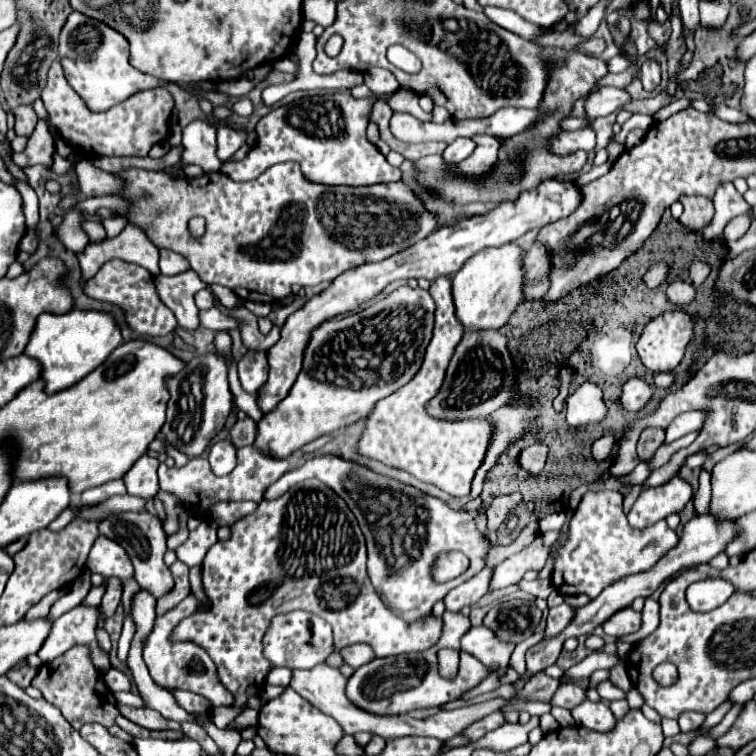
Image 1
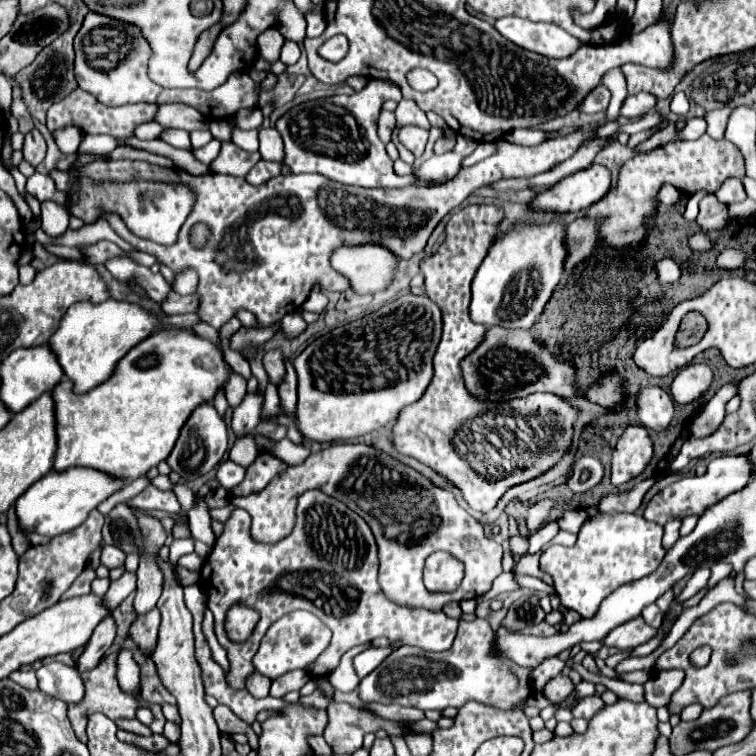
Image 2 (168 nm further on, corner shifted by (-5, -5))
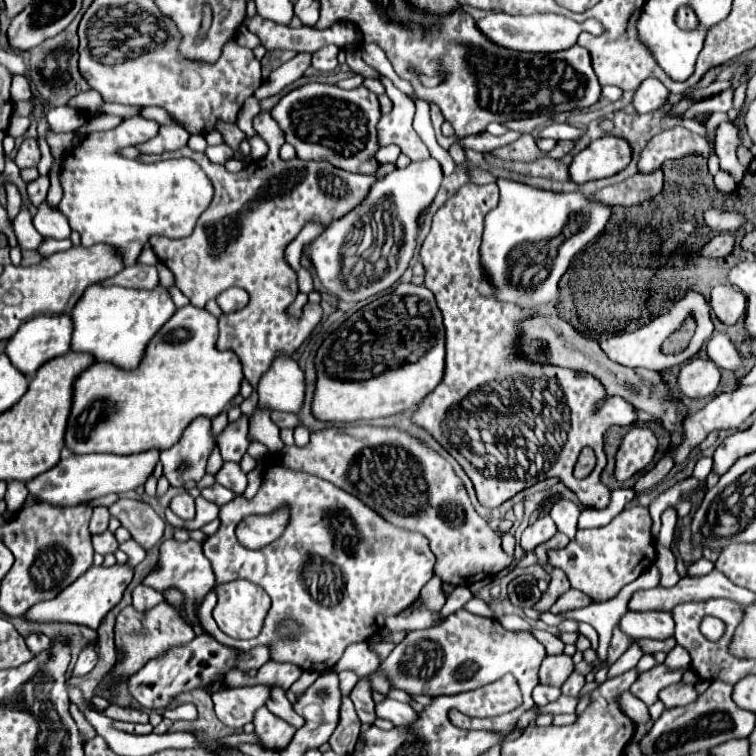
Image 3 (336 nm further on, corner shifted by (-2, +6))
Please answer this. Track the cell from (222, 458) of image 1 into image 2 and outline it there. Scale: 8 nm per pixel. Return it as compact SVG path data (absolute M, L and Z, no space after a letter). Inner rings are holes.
M223 460L219 466L217 466L217 476L215 480L225 488L225 490L231 490L235 486L239 486L245 478L245 468L231 462L231 460Z

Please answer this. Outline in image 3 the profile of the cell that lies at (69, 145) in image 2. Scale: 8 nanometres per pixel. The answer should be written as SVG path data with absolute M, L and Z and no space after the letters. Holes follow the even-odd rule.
M66 105L50 109L46 119L48 119L48 125L54 133L74 133L86 123L84 113L80 113L78 109L66 107Z

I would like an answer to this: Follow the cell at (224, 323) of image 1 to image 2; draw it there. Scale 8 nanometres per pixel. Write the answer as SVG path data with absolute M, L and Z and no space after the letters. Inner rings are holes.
M109 298L107 302L93 304L93 302L77 302L67 310L67 316L63 316L59 330L51 336L49 346L53 352L57 352L59 364L63 372L73 380L75 394L85 394L99 384L107 382L111 374L115 372L117 362L139 342L143 342L147 336L151 336L159 326L183 326L191 328L195 322L199 322L199 316L195 314L179 314L179 316L167 316L161 318L157 314L147 312L145 308Z

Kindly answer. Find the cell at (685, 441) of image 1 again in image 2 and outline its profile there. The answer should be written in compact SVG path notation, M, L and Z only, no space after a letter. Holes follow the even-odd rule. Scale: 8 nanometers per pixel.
M731 380L721 386L721 390L709 400L709 404L695 416L693 426L691 426L691 436L709 436L709 432L715 432L719 424L725 418L725 404L737 394L737 382Z

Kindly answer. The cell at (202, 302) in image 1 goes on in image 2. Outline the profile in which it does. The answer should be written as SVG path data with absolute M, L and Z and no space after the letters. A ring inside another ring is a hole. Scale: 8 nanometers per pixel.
M171 290L167 294L167 298L161 302L161 310L167 314L185 314L185 312L197 312L197 296L189 294L189 296L181 296L175 290Z

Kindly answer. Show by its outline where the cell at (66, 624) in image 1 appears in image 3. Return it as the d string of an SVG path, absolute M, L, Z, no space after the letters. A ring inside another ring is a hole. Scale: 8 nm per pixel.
M130 539L130 541L126 541L126 543L122 543L122 545L120 545L120 549L128 555L128 561L126 561L126 563L128 563L128 565L132 565L132 567L136 567L138 563L142 563L142 561L144 561L144 557L146 557L144 549L142 549L136 541L132 541L132 539Z

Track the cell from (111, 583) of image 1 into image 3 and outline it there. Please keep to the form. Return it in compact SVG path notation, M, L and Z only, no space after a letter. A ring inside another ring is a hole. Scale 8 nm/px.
M88 641L86 647L80 651L78 661L74 665L74 677L80 677L80 675L86 675L88 671L92 671L92 667L96 665L96 661L98 661L96 641Z

